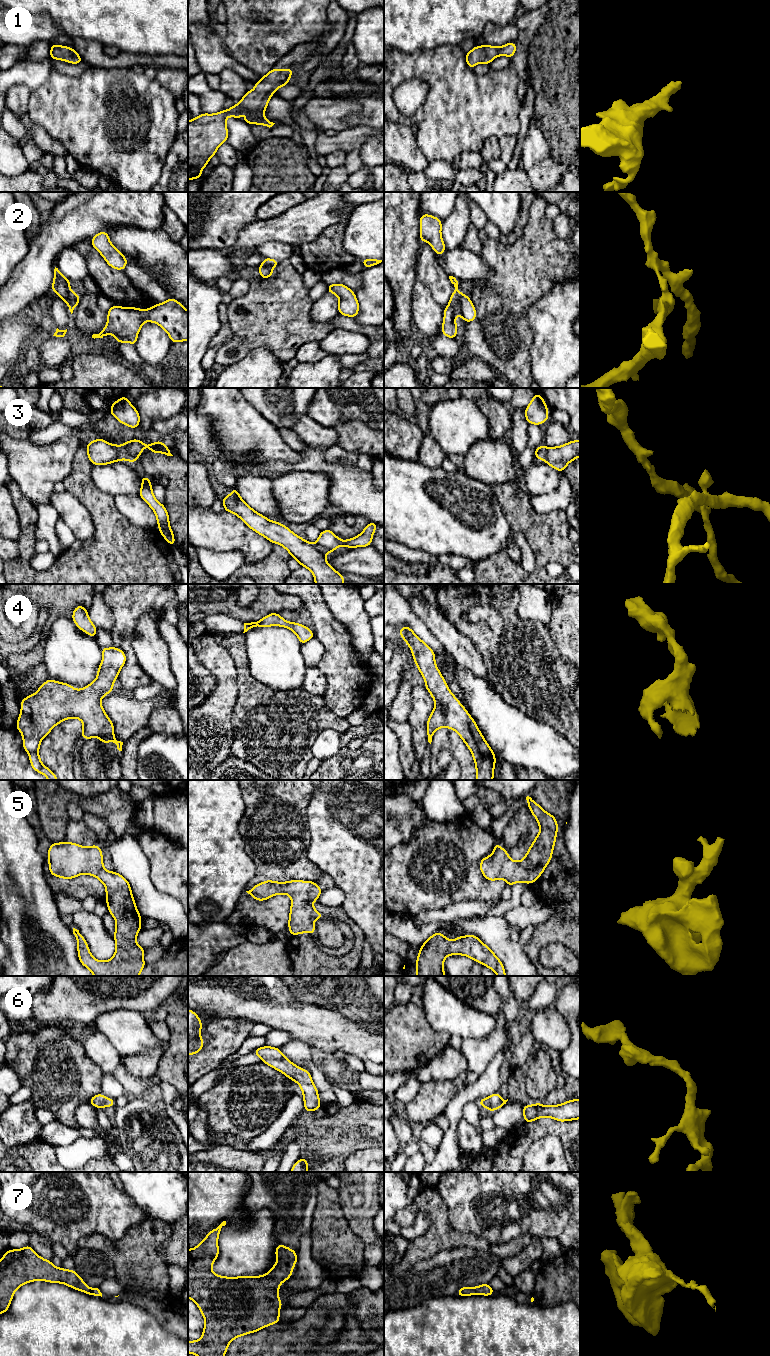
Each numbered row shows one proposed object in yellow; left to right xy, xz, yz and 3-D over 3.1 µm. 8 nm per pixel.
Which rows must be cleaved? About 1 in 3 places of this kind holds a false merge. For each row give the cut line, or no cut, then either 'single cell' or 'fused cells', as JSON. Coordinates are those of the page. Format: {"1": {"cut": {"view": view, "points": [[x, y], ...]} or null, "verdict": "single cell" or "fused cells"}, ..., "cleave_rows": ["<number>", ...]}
{"1": {"cut": null, "verdict": "single cell"}, "2": {"cut": {"view": "yz", "points": [[456, 290], [458, 292], [457, 310]]}, "verdict": "fused cells"}, "3": {"cut": {"view": "xy", "points": [[119, 447], [124, 458]]}, "verdict": "fused cells"}, "4": {"cut": null, "verdict": "single cell"}, "5": {"cut": null, "verdict": "single cell"}, "6": {"cut": null, "verdict": "single cell"}, "7": {"cut": null, "verdict": "single cell"}, "cleave_rows": ["2", "3"]}

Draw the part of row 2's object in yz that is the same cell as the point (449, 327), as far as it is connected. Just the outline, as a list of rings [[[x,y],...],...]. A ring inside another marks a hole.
[[[454,291],[450,297],[448,306],[444,309],[444,321],[441,328],[441,333],[450,339],[455,339],[457,334],[457,324],[455,317],[459,307],[459,292]]]

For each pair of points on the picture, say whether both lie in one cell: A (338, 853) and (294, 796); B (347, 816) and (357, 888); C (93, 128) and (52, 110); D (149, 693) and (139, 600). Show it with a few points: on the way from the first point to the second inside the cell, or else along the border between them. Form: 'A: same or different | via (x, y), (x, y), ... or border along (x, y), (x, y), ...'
A: different | border along (315, 790), (306, 812), (309, 835)
B: same | via (352, 834), (352, 837), (357, 842), (357, 870)
C: same | via (83, 118), (74, 110), (62, 110)
D: different | border along (153, 681), (149, 684), (139, 685), (129, 693)

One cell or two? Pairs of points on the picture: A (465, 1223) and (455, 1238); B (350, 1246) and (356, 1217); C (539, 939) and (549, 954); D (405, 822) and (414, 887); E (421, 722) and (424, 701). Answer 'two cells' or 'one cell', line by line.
A: two cells
B: two cells
C: two cells
D: two cells
E: one cell

